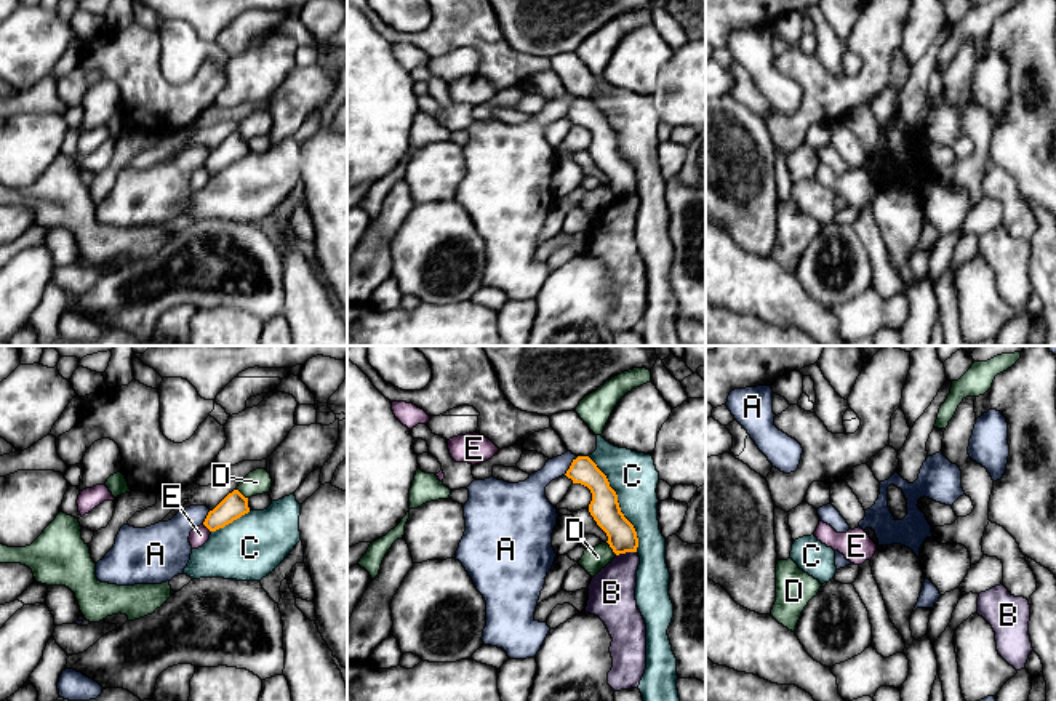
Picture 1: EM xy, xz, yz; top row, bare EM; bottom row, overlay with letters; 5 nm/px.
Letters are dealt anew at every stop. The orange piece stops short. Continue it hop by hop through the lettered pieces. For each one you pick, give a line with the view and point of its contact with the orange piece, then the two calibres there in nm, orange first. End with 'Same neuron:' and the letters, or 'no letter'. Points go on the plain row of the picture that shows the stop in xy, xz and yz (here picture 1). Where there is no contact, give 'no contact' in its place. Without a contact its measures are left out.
Same neuron: no letter

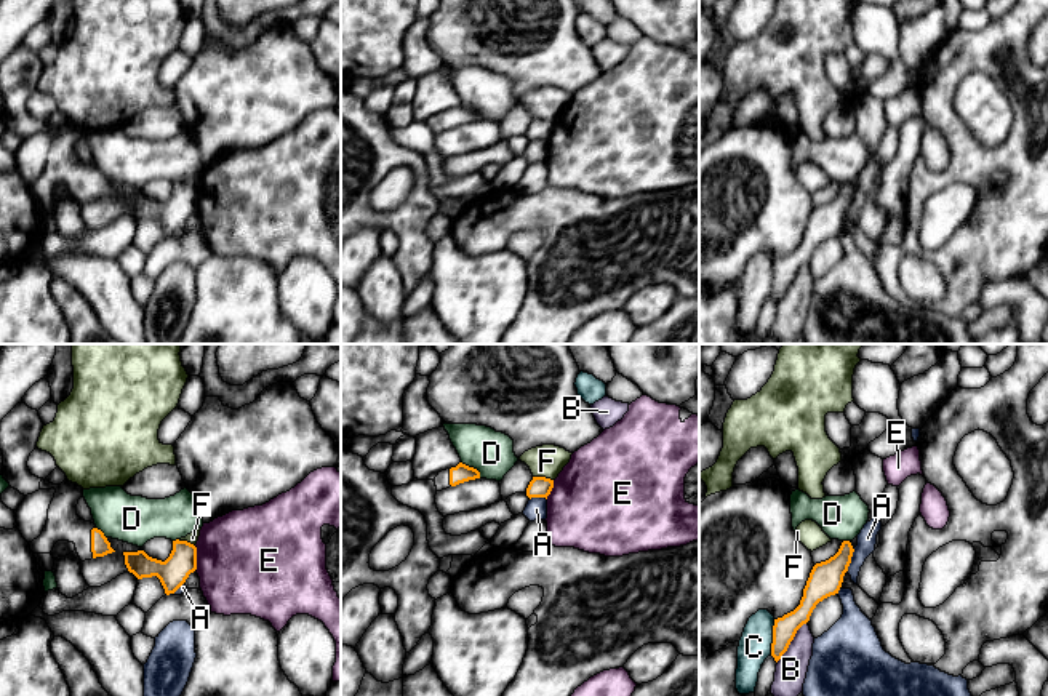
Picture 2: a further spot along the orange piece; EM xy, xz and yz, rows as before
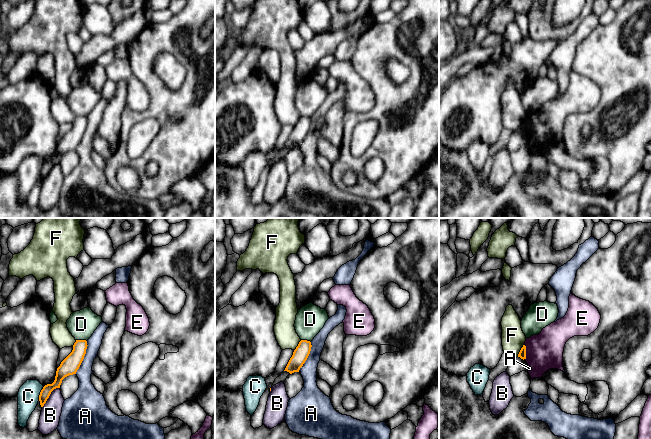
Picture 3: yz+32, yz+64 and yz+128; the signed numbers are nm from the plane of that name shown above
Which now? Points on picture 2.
Same neuron: no letter

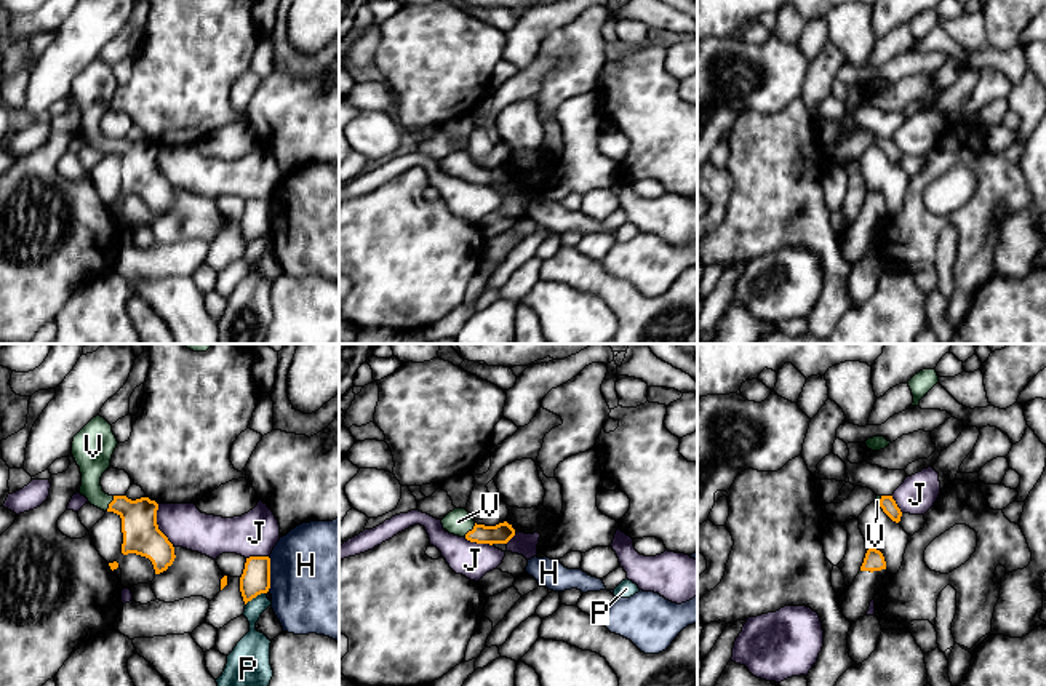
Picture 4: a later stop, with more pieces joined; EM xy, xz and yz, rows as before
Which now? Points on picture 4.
V: contact xy (109, 146); calibres 190 and 170 nm
Same neuron: V

